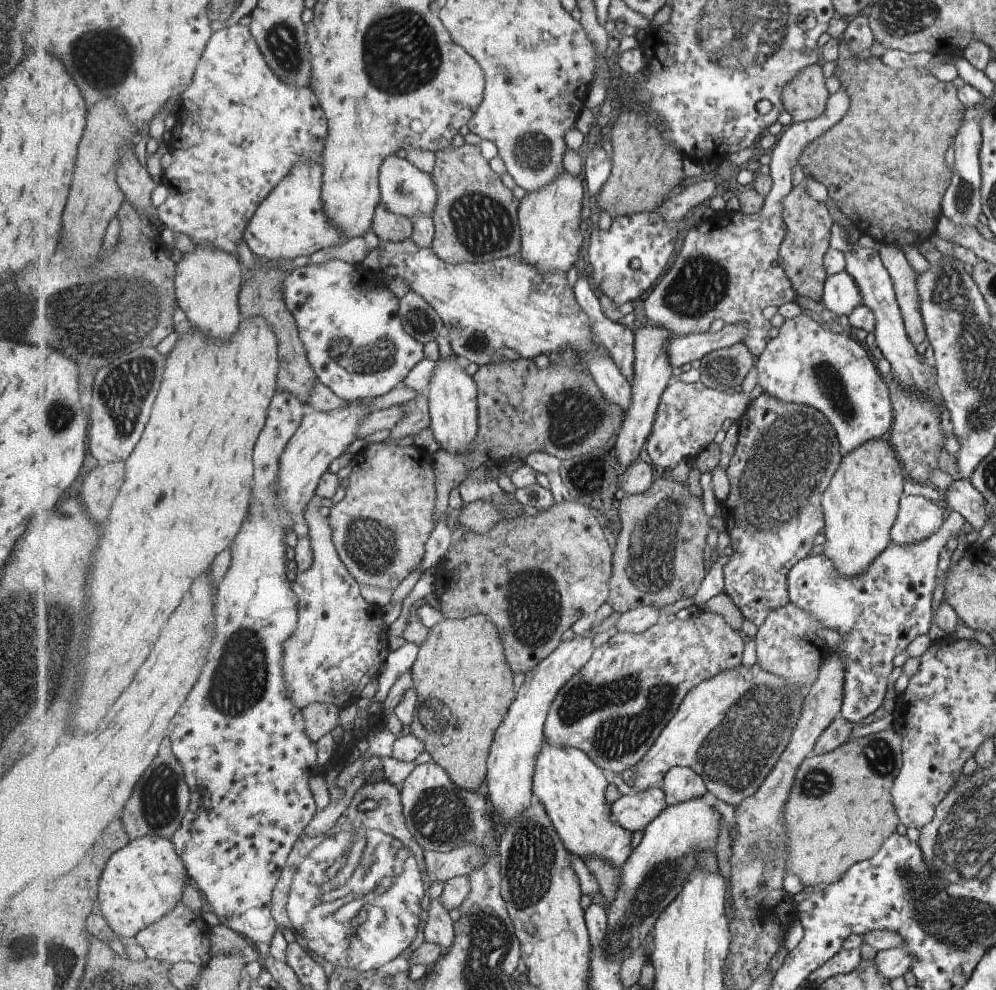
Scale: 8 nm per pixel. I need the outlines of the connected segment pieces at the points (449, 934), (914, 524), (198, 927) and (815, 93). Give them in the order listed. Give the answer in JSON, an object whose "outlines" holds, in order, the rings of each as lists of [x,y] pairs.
{"outlines":[[[[440,897],[431,900],[428,919],[424,933],[425,940],[439,944],[444,950],[449,950],[455,942],[456,922],[451,916],[451,911],[441,902]]],[[[920,495],[900,498],[899,512],[891,528],[892,541],[900,544],[914,543],[933,534],[943,522],[943,510]]],[[[180,902],[167,916],[137,934],[134,942],[142,947],[149,959],[169,961],[173,965],[180,962],[192,962],[204,968],[211,961],[209,932],[210,928],[207,928],[207,924],[203,922],[203,914],[193,912],[189,906]]],[[[821,63],[809,65],[784,90],[784,103],[793,122],[812,121],[825,114],[831,92]]]]}

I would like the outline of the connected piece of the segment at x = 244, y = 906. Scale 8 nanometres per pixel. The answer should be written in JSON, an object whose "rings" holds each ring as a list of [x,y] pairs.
{"rings":[[[276,392],[272,398],[272,404],[268,408],[268,420],[265,428],[258,438],[256,449],[254,450],[254,465],[256,473],[254,474],[254,490],[252,504],[250,505],[250,513],[242,526],[240,533],[237,535],[236,542],[231,546],[231,554],[233,562],[229,572],[220,582],[215,596],[216,614],[217,614],[217,638],[213,638],[212,649],[209,650],[209,664],[205,666],[204,673],[197,680],[195,688],[189,693],[185,704],[181,706],[181,710],[177,712],[177,716],[172,720],[172,726],[169,729],[168,736],[172,738],[172,749],[176,757],[182,762],[186,781],[192,791],[192,801],[190,802],[189,812],[185,815],[181,828],[172,838],[173,844],[177,848],[177,852],[184,859],[185,866],[188,867],[189,877],[197,887],[197,890],[203,896],[203,899],[210,904],[211,910],[219,916],[220,924],[232,929],[233,931],[243,935],[246,939],[253,943],[270,944],[275,936],[275,932],[280,930],[276,918],[272,914],[272,898],[277,883],[280,881],[285,866],[288,865],[289,855],[301,837],[306,833],[306,829],[311,820],[317,814],[317,804],[315,798],[311,794],[309,788],[309,778],[311,778],[311,768],[317,766],[317,744],[309,738],[308,720],[305,718],[304,710],[301,709],[293,698],[289,695],[288,683],[285,682],[285,646],[288,640],[296,633],[300,625],[300,600],[293,590],[293,584],[287,578],[287,544],[285,544],[285,531],[294,531],[296,522],[293,522],[293,514],[287,512],[285,508],[281,508],[281,457],[288,449],[288,442],[292,440],[297,430],[301,428],[308,411],[305,405],[295,394],[291,392]]]}

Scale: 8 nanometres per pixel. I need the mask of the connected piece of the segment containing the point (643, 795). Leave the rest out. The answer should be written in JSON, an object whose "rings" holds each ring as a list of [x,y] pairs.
{"rings":[[[651,786],[649,790],[636,790],[618,798],[612,804],[612,812],[621,826],[632,832],[643,832],[661,816],[668,807],[662,787]]]}

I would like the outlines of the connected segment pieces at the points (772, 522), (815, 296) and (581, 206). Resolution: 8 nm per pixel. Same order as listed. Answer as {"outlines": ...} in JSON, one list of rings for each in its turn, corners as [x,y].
{"outlines":[[[[762,392],[757,398],[751,401],[747,412],[743,414],[739,420],[738,428],[738,443],[735,447],[735,453],[730,459],[727,474],[731,482],[732,490],[727,501],[721,504],[721,514],[725,520],[730,538],[731,546],[735,553],[729,561],[723,566],[723,575],[725,582],[725,591],[735,601],[735,604],[741,609],[744,618],[754,623],[757,627],[765,624],[765,618],[769,618],[769,614],[773,610],[779,610],[783,606],[787,606],[790,601],[790,592],[788,589],[788,574],[791,572],[793,566],[808,557],[809,552],[815,546],[815,538],[826,527],[826,520],[824,514],[823,498],[824,492],[832,484],[833,477],[836,476],[837,470],[840,469],[840,464],[843,461],[844,454],[840,448],[840,439],[837,432],[830,422],[829,418],[813,408],[813,406],[805,406],[805,404],[797,404],[797,402],[783,402],[781,398],[769,394],[769,392]]],[[[803,183],[787,191],[784,206],[784,220],[788,233],[781,245],[780,262],[784,264],[789,278],[792,279],[800,296],[819,302],[824,297],[824,286],[828,281],[828,271],[825,268],[825,255],[830,249],[832,226],[831,212],[825,202],[811,198]]],[[[563,170],[561,176],[557,176],[551,184],[548,184],[537,192],[526,193],[520,200],[519,218],[522,228],[521,258],[525,262],[534,265],[543,274],[553,272],[569,272],[581,251],[585,238],[581,232],[581,212],[585,210],[585,188],[581,178],[567,170]]]]}

